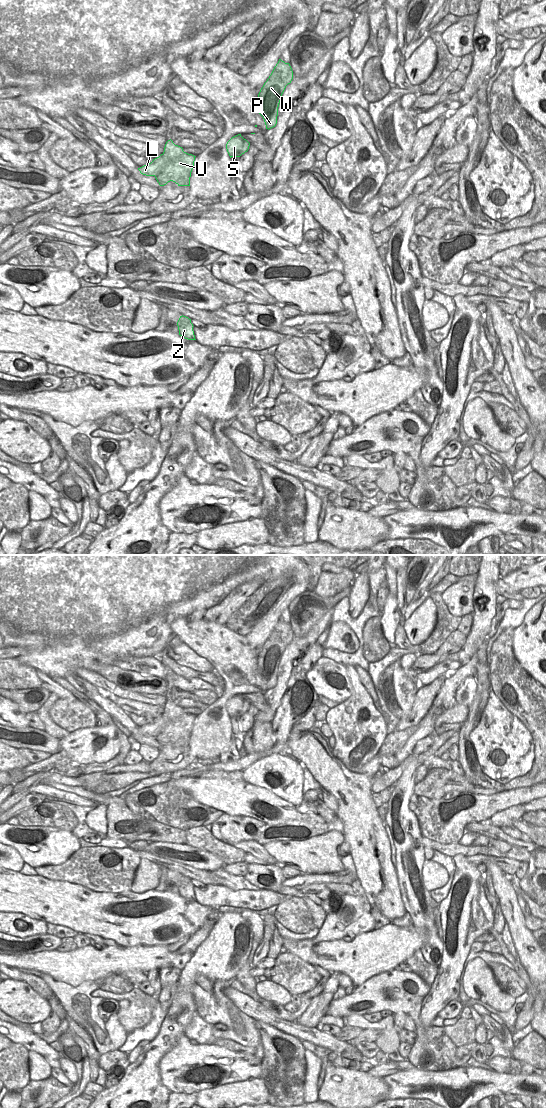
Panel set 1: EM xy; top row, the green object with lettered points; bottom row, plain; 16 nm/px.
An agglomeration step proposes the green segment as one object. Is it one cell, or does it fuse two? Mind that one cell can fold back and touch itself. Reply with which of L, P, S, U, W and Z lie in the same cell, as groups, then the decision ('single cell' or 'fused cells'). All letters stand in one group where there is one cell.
groups L P S W / U Z; fused cells

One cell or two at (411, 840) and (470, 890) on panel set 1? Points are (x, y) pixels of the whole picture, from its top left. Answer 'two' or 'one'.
two

